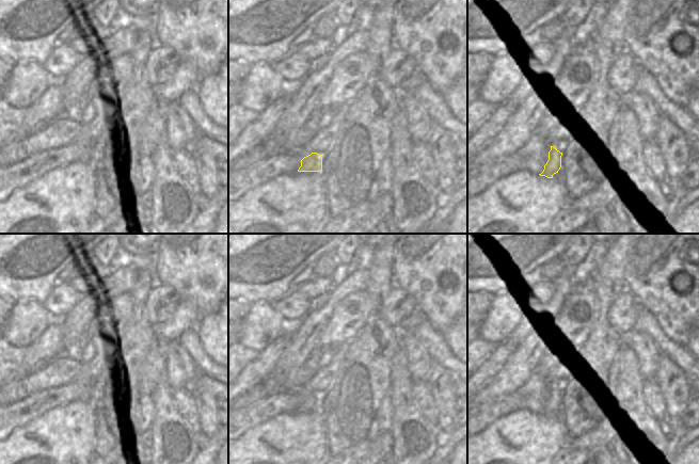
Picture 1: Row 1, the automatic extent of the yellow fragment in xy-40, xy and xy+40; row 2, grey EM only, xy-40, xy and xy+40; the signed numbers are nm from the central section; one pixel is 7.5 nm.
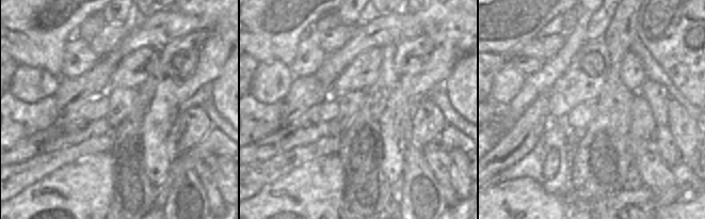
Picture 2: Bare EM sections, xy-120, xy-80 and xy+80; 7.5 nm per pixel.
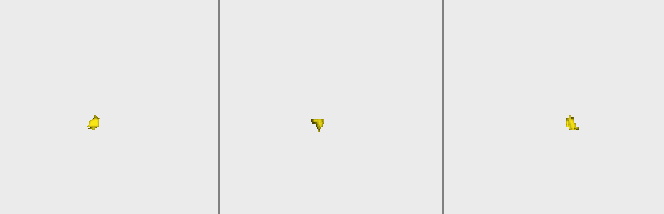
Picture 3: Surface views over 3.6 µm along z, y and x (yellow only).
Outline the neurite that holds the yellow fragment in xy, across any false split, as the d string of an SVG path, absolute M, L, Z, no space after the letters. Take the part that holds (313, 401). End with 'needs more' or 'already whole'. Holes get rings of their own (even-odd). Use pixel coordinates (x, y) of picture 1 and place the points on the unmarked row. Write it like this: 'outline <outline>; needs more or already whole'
outline M312 391L304 396L298 411L322 411L322 394Z; already whole

